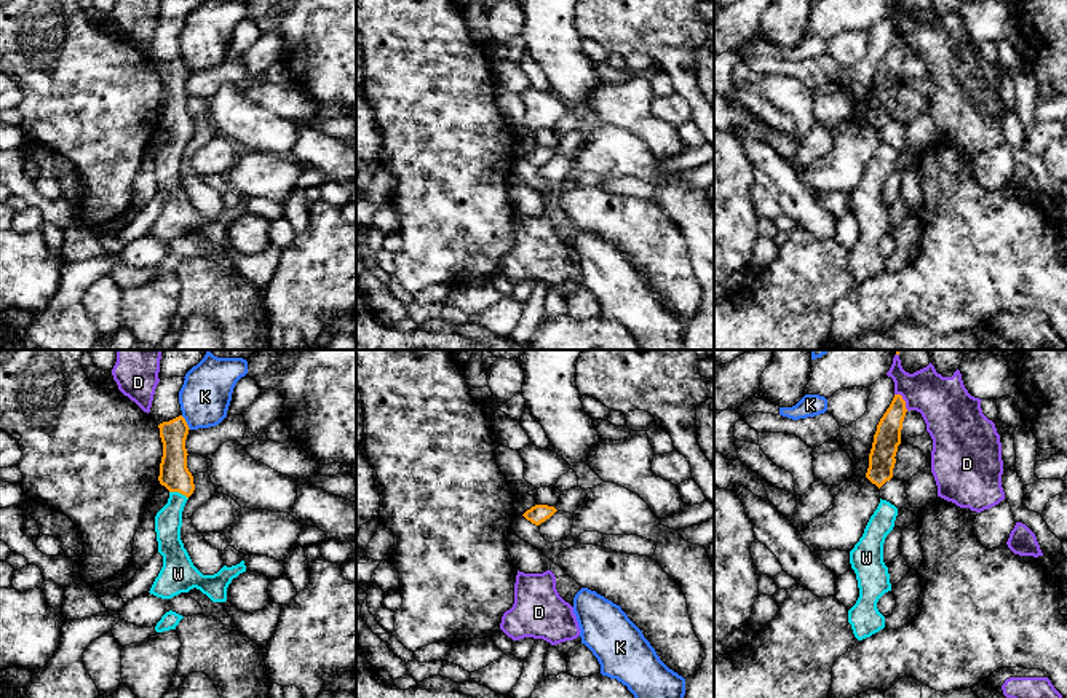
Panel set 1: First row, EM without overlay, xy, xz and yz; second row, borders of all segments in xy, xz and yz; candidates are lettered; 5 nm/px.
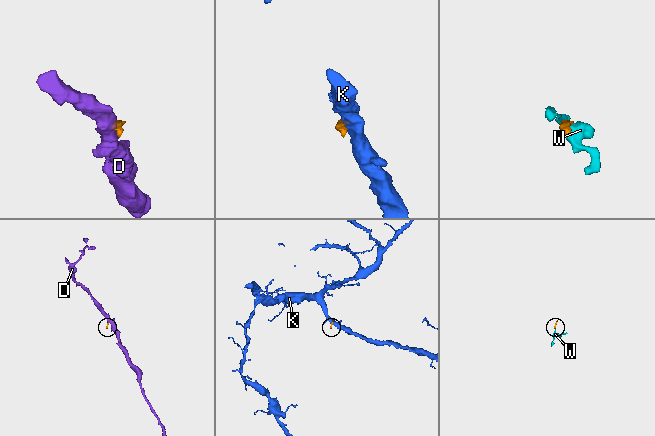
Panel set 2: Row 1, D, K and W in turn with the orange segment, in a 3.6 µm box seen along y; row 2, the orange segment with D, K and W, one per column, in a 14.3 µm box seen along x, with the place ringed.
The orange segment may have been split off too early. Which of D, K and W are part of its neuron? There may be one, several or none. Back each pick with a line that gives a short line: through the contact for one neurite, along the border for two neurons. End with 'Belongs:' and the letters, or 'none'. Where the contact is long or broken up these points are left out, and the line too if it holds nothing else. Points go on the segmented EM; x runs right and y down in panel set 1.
W: xy (174, 475), (179, 481), (179, 492), (168, 521)
Belongs: W

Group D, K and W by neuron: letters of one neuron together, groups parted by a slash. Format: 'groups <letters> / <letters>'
groups D / K / W

